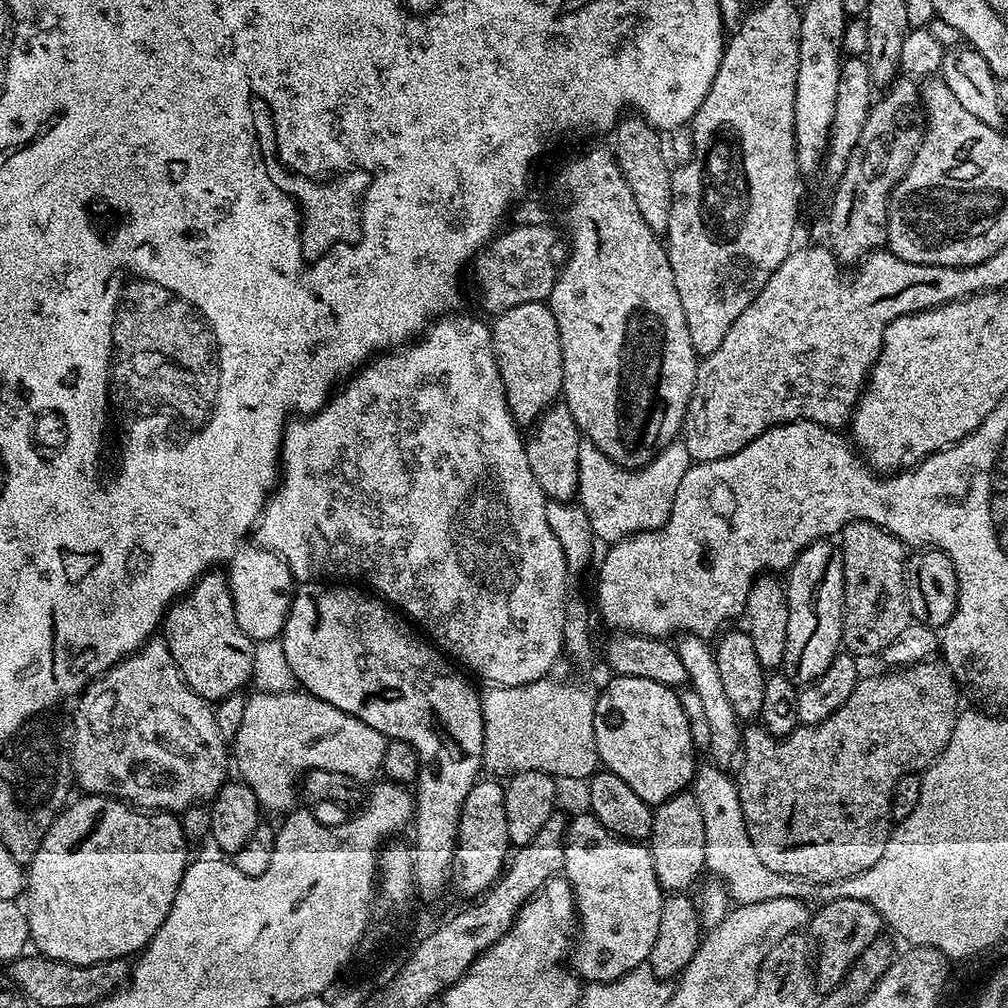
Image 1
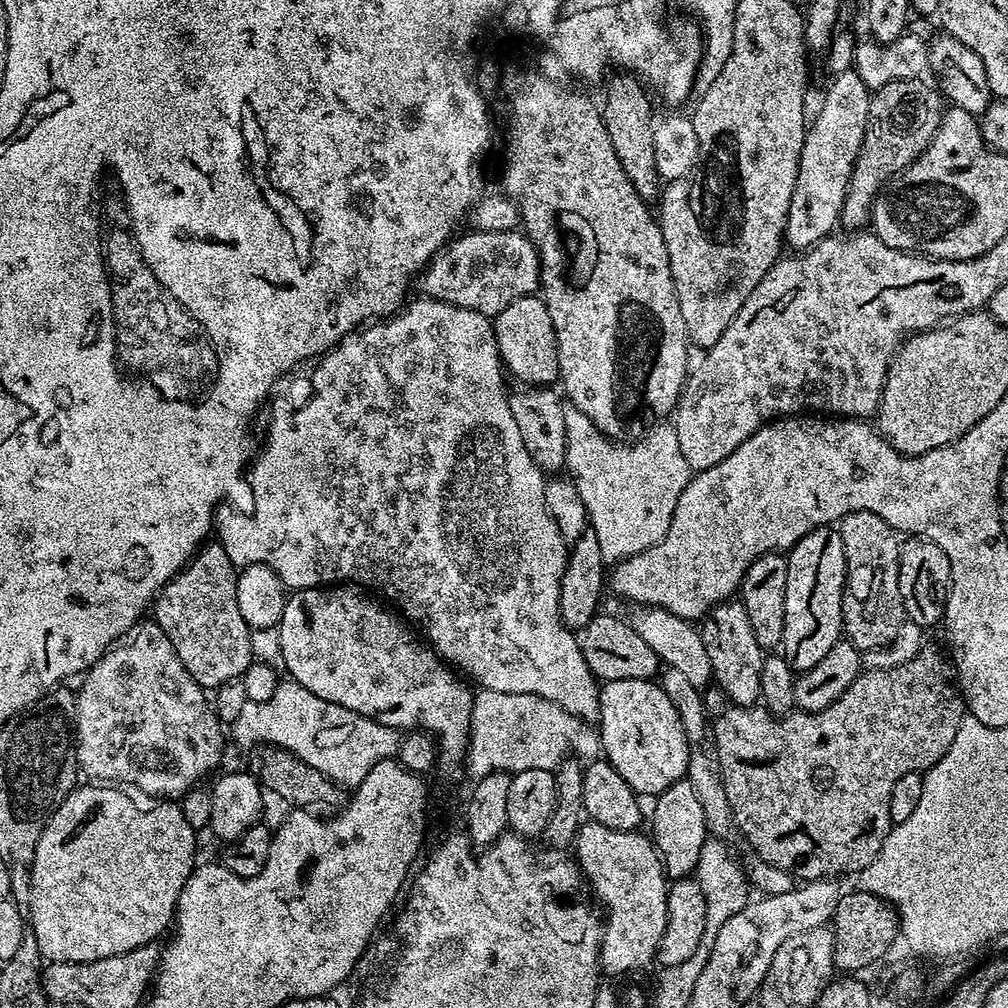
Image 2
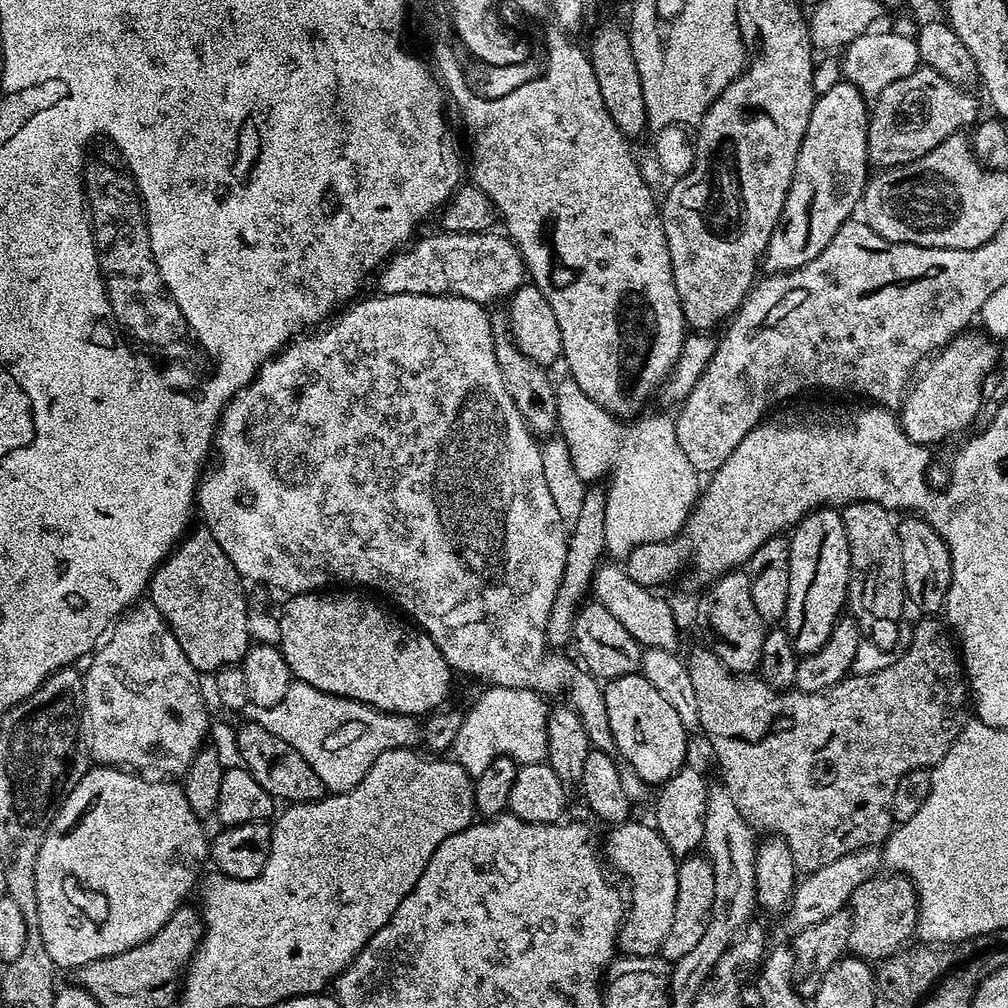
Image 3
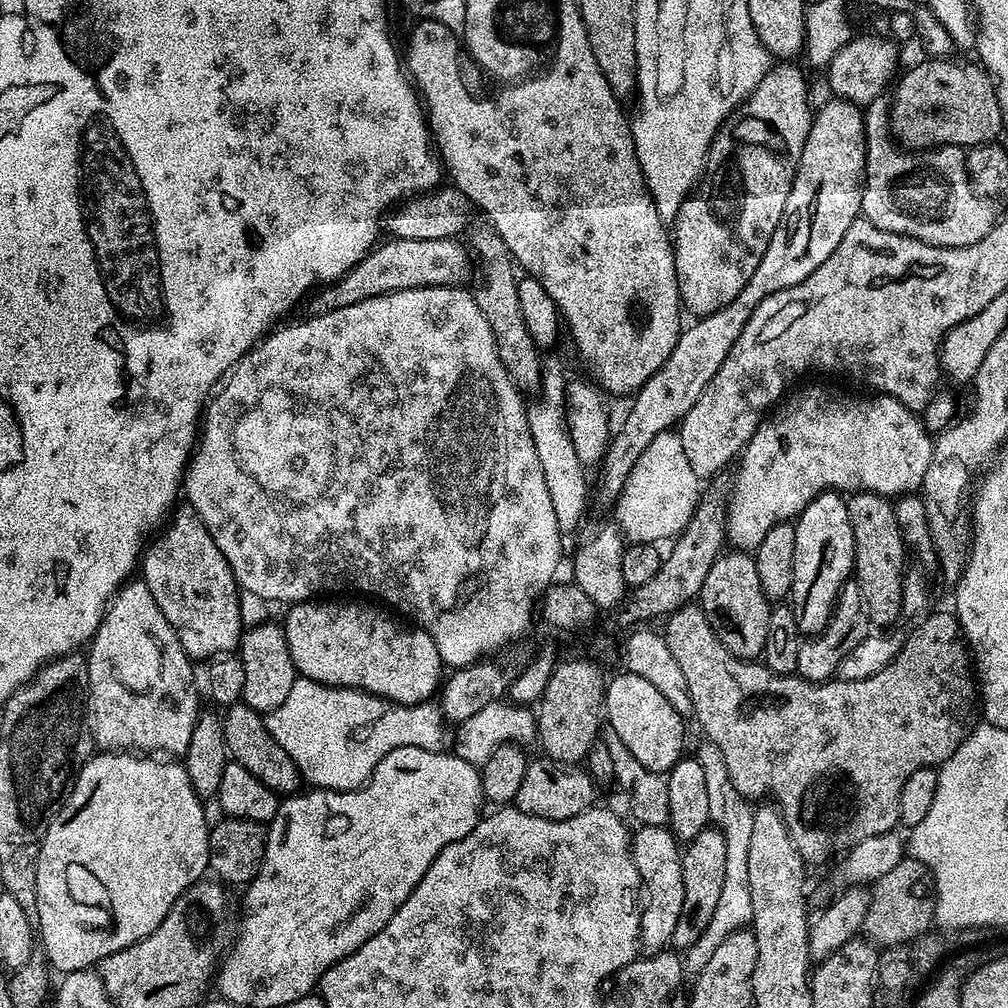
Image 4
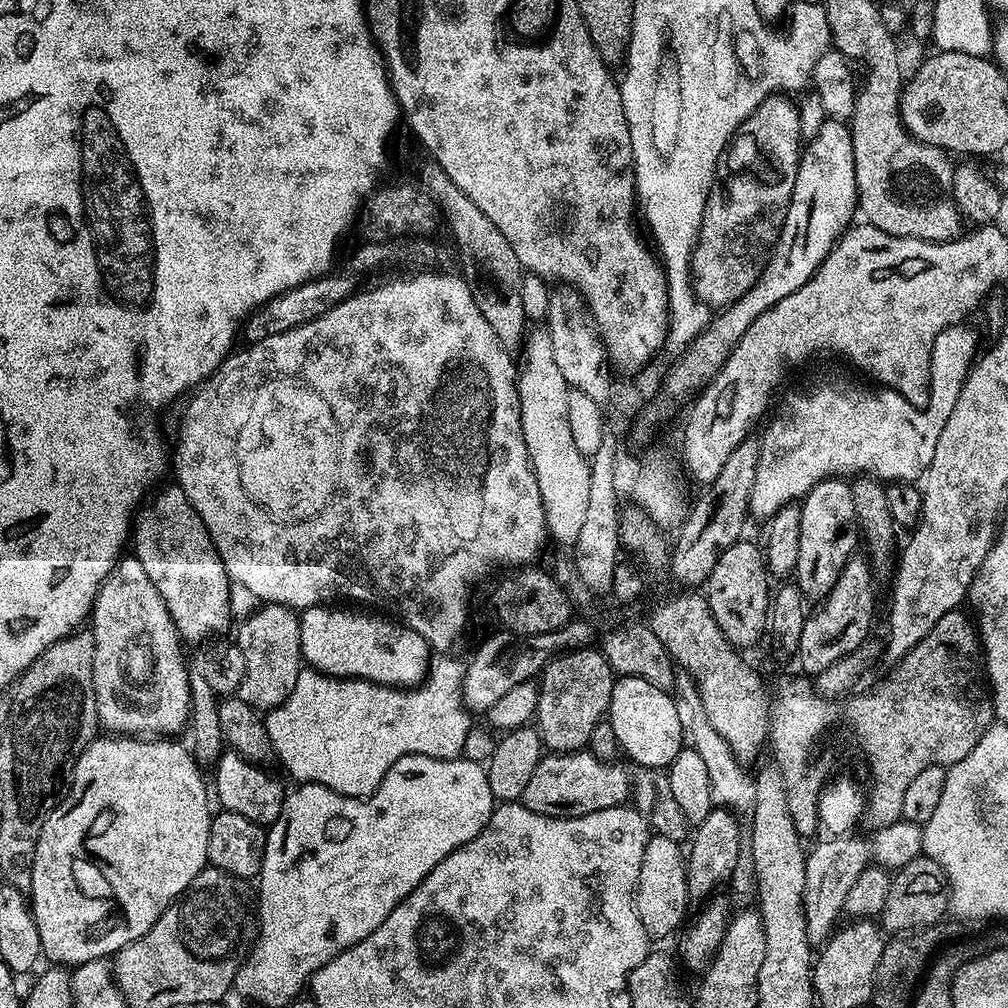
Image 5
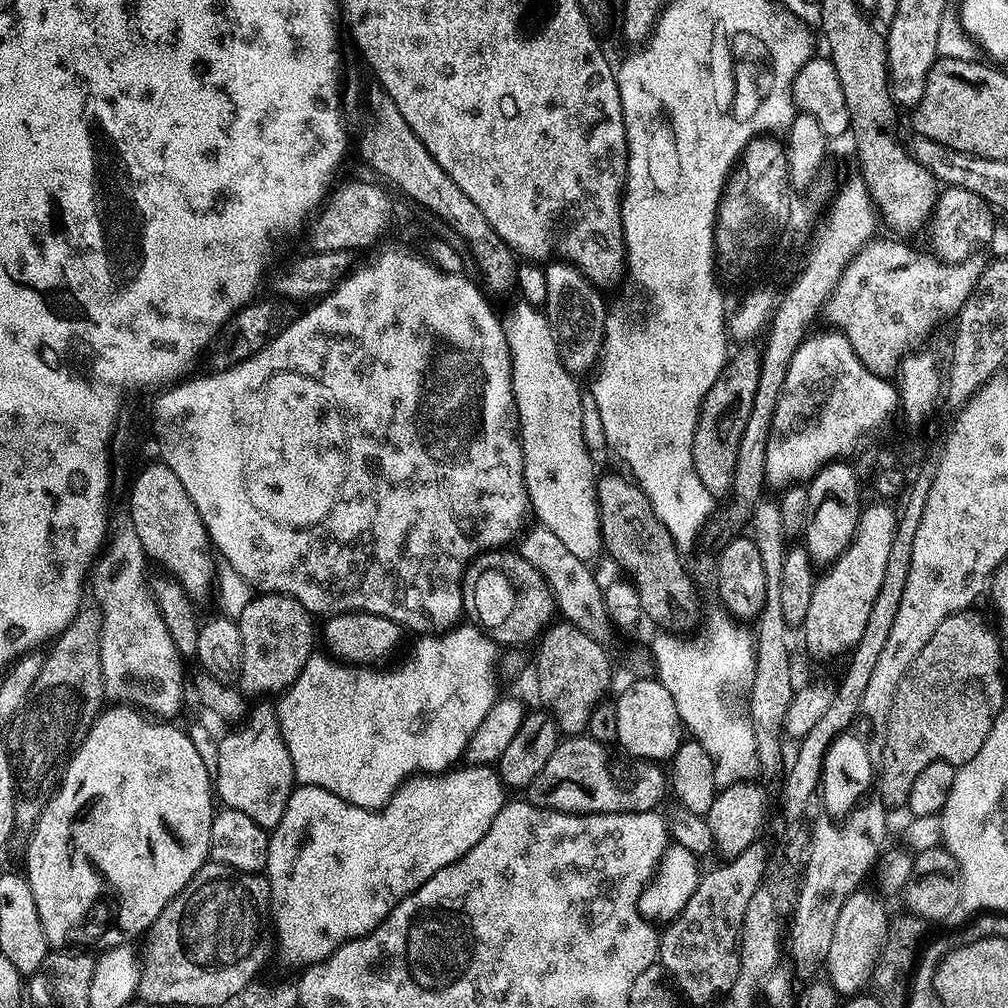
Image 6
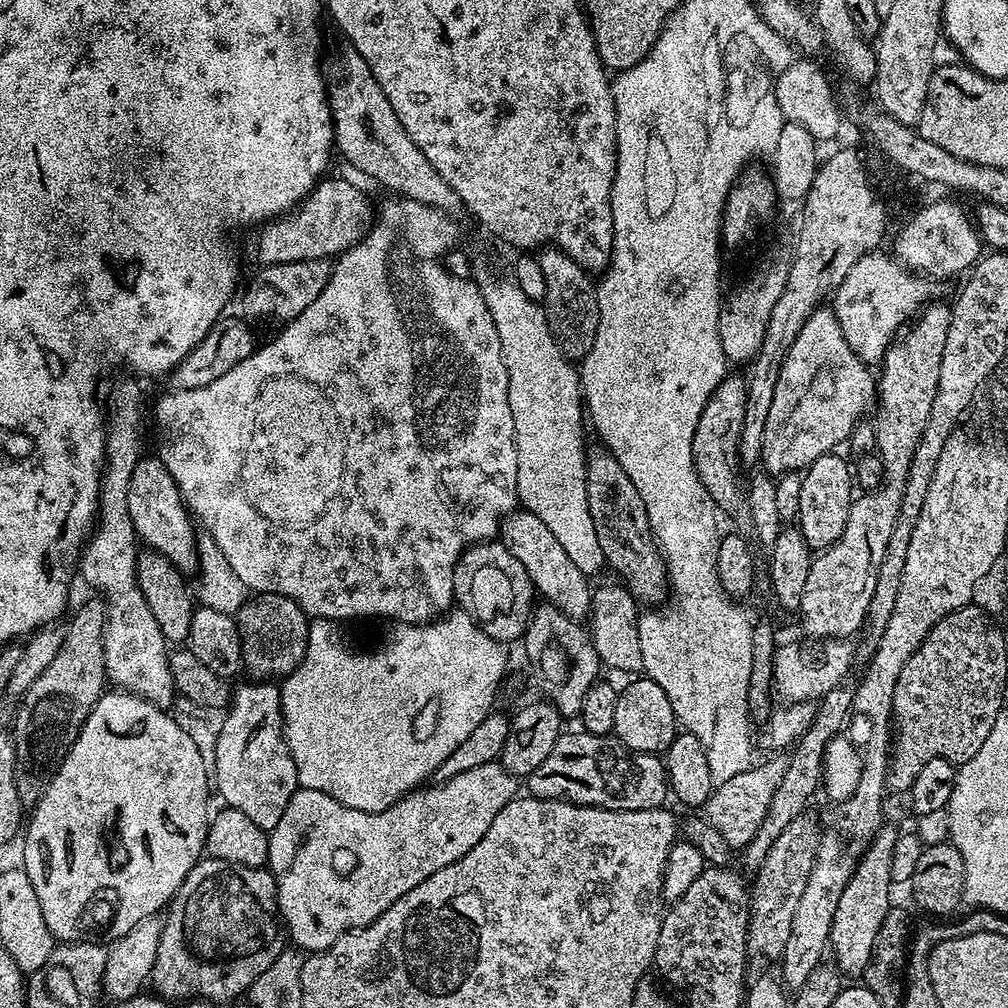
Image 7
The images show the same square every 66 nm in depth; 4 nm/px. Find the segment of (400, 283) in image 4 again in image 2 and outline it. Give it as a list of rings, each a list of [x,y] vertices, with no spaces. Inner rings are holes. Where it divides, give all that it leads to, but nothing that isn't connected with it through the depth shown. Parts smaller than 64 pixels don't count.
[[[478,230],[459,236],[440,248],[425,265],[420,276],[425,295],[495,318],[514,298],[531,296],[540,288],[540,254],[523,231]]]

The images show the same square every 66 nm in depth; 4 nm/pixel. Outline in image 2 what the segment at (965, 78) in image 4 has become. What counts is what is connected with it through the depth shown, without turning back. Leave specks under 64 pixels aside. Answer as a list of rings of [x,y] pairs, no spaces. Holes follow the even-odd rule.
[[[927,79],[895,80],[884,87],[875,89],[871,93],[869,102],[869,120],[865,130],[865,138],[862,142],[857,161],[854,162],[853,174],[849,180],[848,193],[845,194],[845,202],[841,208],[839,223],[848,227],[848,230],[860,230],[872,219],[872,201],[881,192],[884,185],[900,173],[903,168],[908,168],[918,157],[928,149],[930,142],[936,137],[936,131],[940,129],[940,120],[946,111],[946,100],[939,87],[927,84]]]

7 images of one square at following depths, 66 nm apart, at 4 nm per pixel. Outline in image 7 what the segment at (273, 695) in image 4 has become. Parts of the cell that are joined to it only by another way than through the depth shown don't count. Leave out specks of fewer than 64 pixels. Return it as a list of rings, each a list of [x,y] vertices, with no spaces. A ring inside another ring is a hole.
[[[276,592],[257,593],[242,605],[235,617],[239,626],[241,663],[251,679],[280,680],[300,665],[308,645],[310,620],[293,599]]]

